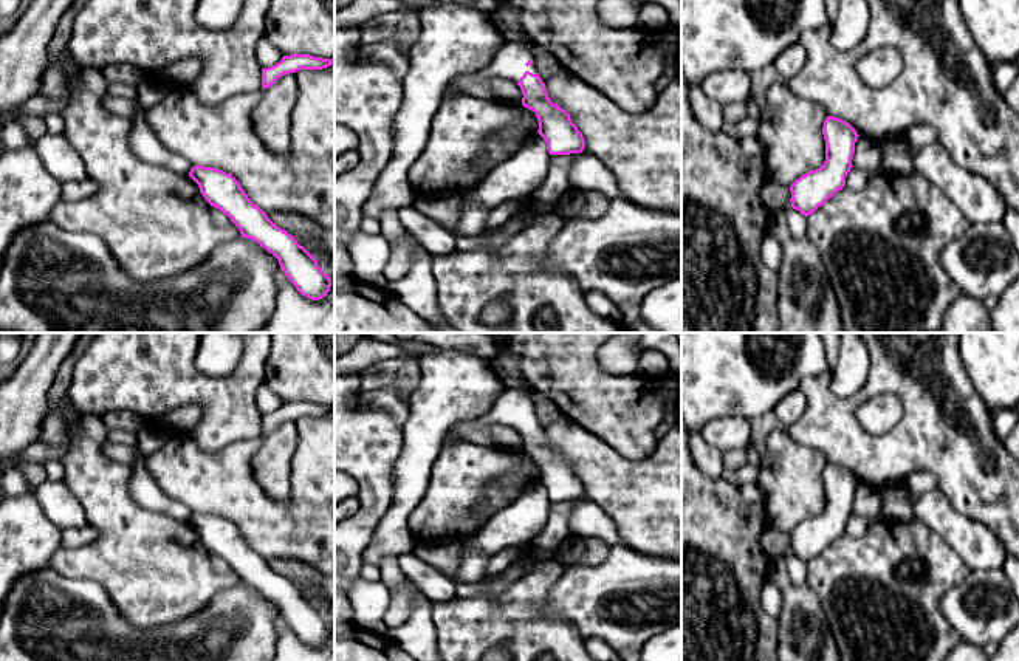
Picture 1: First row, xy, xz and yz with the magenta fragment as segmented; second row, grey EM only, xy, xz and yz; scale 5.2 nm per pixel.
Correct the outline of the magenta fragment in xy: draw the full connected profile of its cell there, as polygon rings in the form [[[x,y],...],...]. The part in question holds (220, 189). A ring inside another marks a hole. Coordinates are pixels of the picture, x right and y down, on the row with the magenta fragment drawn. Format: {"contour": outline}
{"contour": [[[194,166],[189,176],[204,200],[231,218],[242,237],[254,240],[279,260],[280,269],[302,296],[311,300],[327,296],[331,279],[321,271],[317,260],[291,234],[276,226],[231,173]]]}

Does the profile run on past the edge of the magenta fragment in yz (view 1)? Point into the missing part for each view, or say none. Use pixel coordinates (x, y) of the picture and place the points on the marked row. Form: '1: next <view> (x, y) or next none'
1: next none

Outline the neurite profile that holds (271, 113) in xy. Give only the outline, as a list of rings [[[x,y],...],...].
[[[294,73],[283,74],[257,94],[252,107],[252,128],[274,155],[285,156],[290,152],[291,113],[296,102],[297,82]]]

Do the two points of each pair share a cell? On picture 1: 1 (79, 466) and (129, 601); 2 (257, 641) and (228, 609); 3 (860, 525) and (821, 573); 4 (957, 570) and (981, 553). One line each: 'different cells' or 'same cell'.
1: same cell
2: same cell
3: different cells
4: different cells

